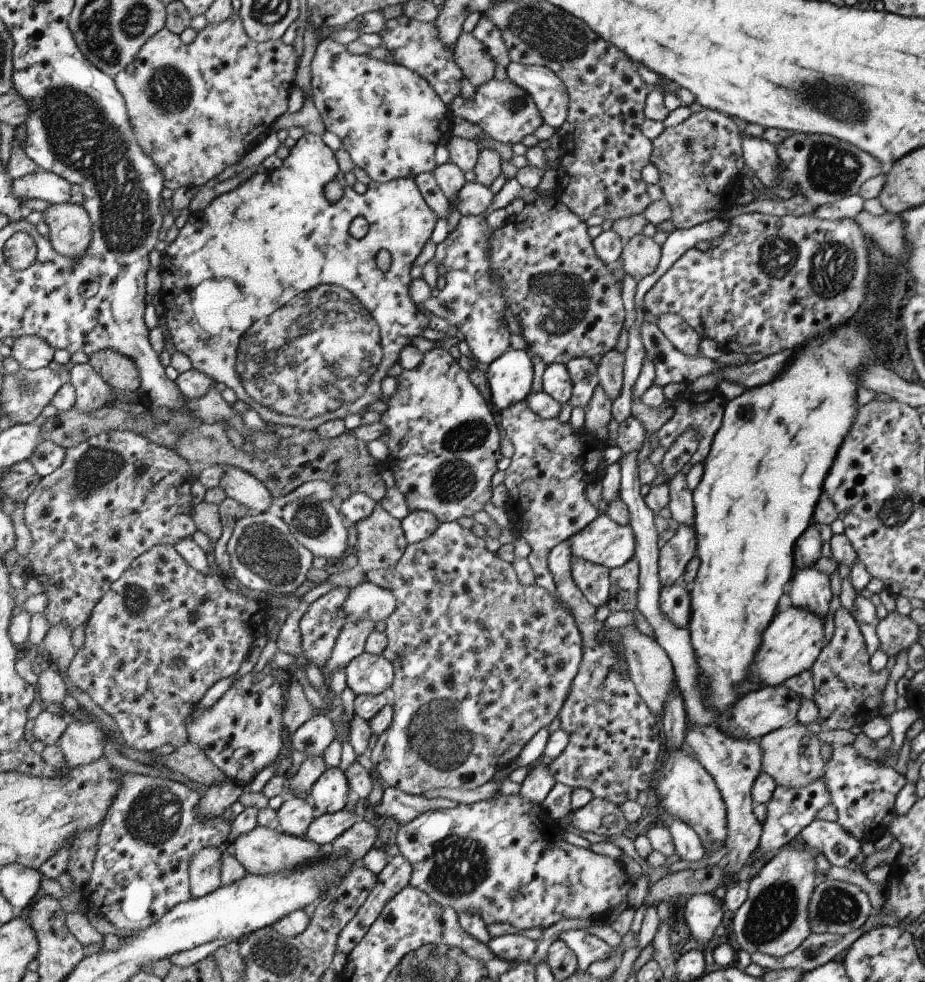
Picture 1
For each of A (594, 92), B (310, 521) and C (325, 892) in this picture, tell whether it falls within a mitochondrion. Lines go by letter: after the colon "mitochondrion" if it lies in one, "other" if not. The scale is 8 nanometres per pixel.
A: other
B: mitochondrion
C: other

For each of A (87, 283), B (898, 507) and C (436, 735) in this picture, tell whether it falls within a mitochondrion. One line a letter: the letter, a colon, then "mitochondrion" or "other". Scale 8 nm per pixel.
A: other
B: mitochondrion
C: mitochondrion

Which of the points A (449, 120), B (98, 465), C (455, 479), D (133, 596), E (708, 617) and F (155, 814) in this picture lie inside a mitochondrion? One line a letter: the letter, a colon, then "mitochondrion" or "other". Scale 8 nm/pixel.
A: other
B: mitochondrion
C: mitochondrion
D: mitochondrion
E: other
F: mitochondrion

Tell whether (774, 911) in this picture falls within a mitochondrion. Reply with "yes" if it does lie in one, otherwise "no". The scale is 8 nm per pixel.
yes

